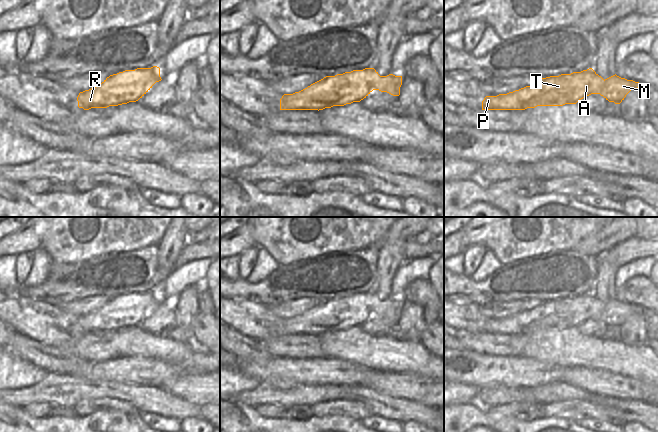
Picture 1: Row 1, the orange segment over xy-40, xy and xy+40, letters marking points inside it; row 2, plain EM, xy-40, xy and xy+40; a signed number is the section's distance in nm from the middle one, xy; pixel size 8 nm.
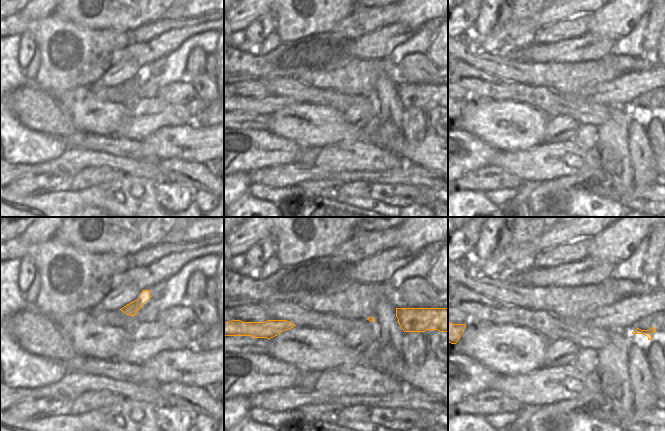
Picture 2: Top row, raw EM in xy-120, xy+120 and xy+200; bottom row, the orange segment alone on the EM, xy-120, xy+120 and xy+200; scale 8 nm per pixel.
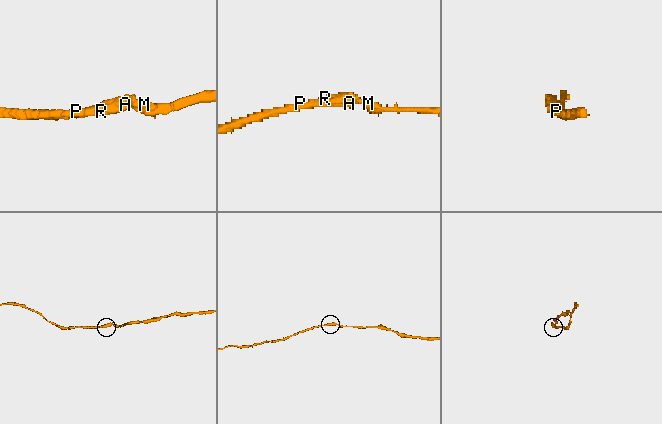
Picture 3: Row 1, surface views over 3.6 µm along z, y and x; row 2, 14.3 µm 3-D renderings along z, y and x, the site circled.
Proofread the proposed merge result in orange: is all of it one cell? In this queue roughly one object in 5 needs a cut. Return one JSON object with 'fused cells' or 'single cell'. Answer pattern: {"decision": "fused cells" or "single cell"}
{"decision": "single cell"}

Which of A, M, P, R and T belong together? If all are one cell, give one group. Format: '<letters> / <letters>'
A M P R T

